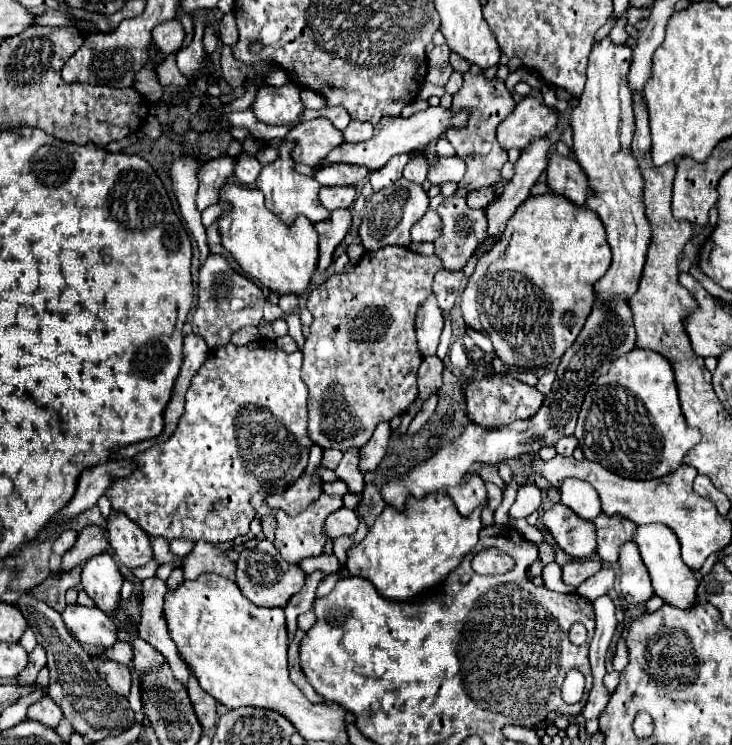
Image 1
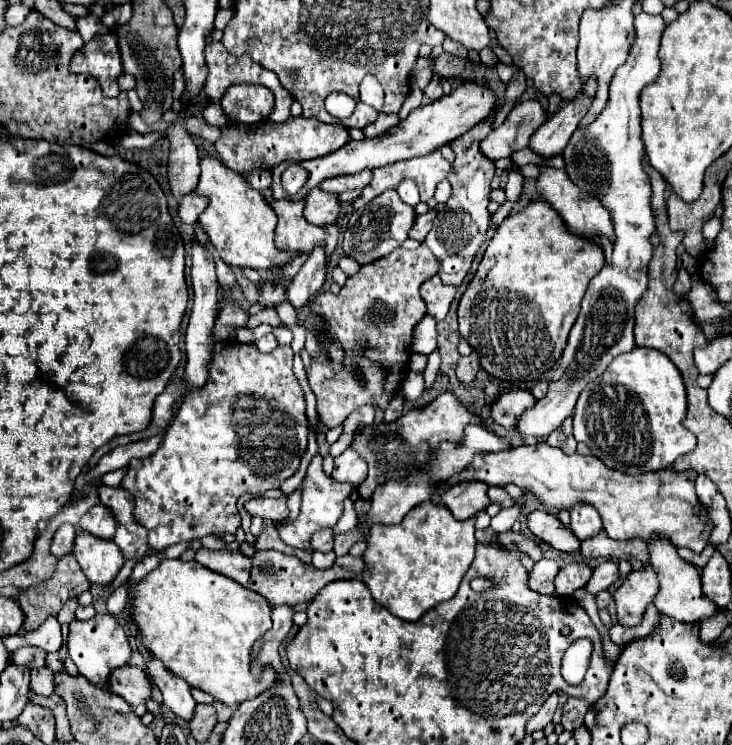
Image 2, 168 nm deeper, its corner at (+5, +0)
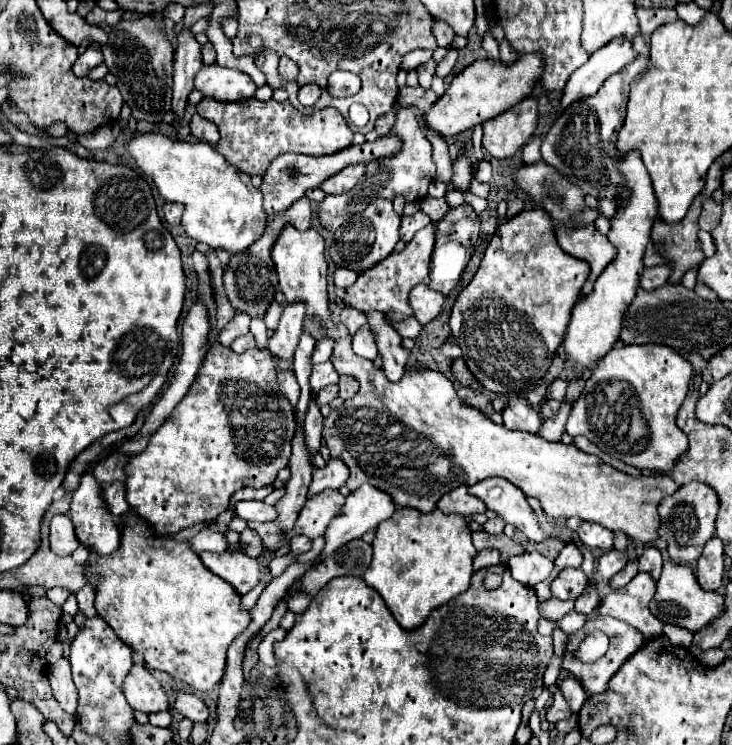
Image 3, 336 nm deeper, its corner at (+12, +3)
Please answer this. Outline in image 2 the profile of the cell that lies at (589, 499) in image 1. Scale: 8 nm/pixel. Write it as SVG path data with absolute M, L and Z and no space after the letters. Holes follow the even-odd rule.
M577 504L569 510L569 514L571 514L571 530L579 540L597 536L603 530L599 512L589 504Z

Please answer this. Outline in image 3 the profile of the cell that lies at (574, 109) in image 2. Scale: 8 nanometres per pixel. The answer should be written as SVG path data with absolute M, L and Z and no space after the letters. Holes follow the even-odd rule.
M612 41L612 45L604 45L604 49L592 53L590 59L570 75L560 99L558 113L576 101L592 97L606 77L620 71L634 57L636 53L632 51L630 41Z

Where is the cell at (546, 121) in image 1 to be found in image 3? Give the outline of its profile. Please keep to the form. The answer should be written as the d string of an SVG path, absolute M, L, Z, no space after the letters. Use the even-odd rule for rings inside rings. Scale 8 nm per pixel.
M526 97L518 105L486 121L482 147L494 159L512 157L532 137L538 123L538 103L534 97Z

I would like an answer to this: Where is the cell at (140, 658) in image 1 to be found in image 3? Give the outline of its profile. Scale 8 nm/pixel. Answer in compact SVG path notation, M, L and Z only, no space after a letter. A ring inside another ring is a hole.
M178 689L176 691L176 699L172 703L174 711L180 713L180 717L186 717L186 719L192 719L192 721L208 721L208 707L204 705L204 701L188 691L182 691Z

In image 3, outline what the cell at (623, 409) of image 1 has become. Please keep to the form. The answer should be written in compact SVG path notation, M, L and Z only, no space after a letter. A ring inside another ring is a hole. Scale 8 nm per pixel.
M624 345L620 349L612 349L604 361L592 369L590 379L584 383L584 391L578 401L572 405L566 433L570 437L582 435L590 439L600 451L608 453L614 459L620 459L628 465L640 469L672 469L676 459L688 449L688 437L676 425L678 409L682 407L688 387L692 379L692 365L684 361L684 357L666 347L666 345Z

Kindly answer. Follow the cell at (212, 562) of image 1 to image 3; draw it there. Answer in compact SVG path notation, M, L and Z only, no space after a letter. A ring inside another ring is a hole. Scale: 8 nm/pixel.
M228 549L222 553L202 551L200 559L212 573L228 581L240 595L248 593L260 581L256 559L244 555L242 551L228 551Z

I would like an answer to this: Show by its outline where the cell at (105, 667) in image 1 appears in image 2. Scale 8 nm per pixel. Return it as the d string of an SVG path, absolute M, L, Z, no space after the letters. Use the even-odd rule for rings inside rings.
M123 666L111 674L111 692L125 698L131 706L147 704L153 688L145 670L137 666Z

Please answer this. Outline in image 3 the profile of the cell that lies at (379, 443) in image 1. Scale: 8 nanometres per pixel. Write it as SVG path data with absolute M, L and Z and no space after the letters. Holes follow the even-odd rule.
M332 457L326 463L326 467L314 471L308 495L316 495L316 493L320 493L324 489L340 489L346 483L348 477L350 477L350 471L348 471L346 463L342 459L338 459L338 457Z

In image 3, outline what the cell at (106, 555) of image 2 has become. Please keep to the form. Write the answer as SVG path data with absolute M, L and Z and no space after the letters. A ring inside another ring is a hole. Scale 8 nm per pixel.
M84 473L84 479L80 479L78 489L74 491L72 497L72 505L70 505L70 519L74 523L74 531L76 537L80 541L82 547L86 547L86 551L96 553L100 557L114 553L120 547L120 531L116 525L116 519L112 515L108 515L108 509L100 497L100 485L98 481L92 477L92 473Z

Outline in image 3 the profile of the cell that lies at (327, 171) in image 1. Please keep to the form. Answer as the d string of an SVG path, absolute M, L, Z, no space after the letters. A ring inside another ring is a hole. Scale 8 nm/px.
M354 165L354 167L348 167L348 169L342 169L340 173L328 177L328 181L324 181L320 185L320 189L326 193L326 195L336 195L336 193L344 193L344 191L350 191L358 181L360 177L364 175L366 167L364 165Z

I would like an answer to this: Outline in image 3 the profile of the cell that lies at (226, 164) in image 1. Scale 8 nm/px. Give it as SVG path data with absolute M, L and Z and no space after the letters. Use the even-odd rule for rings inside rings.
M166 201L164 207L162 207L162 211L164 211L164 217L166 217L166 221L170 225L180 225L180 219L182 219L182 213L184 213L184 205L182 203L170 203L170 201Z

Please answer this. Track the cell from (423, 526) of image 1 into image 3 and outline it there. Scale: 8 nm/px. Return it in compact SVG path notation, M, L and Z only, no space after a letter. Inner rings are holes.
M398 509L388 521L382 521L372 541L374 557L364 573L368 587L380 593L394 619L404 629L416 629L432 609L448 603L468 589L472 575L472 531L460 513L444 515L440 509L420 513L416 509Z

